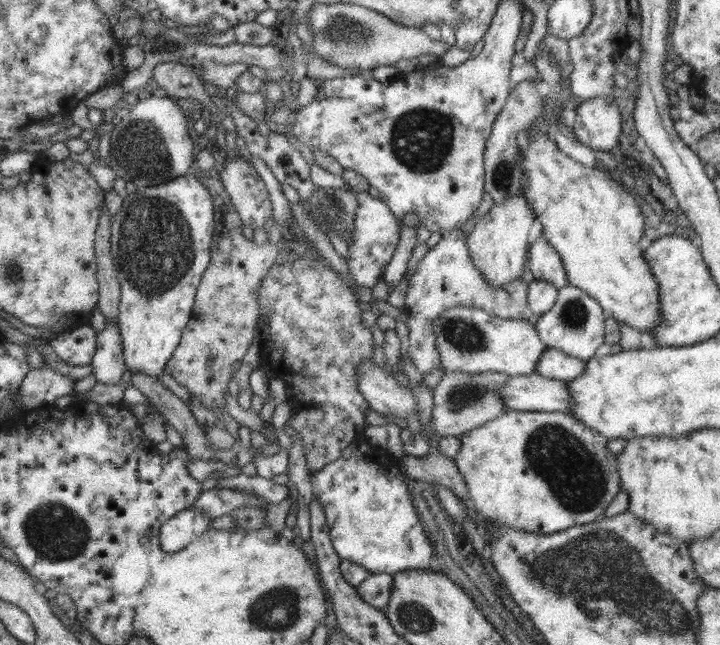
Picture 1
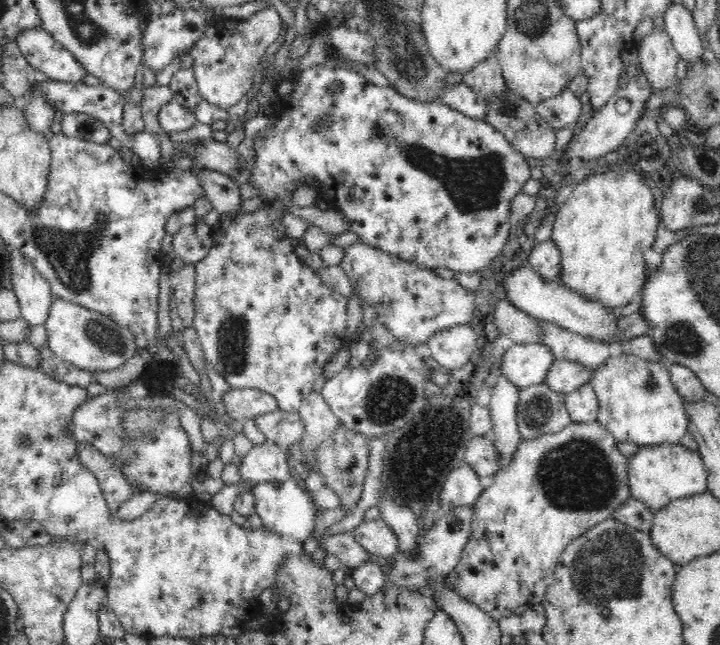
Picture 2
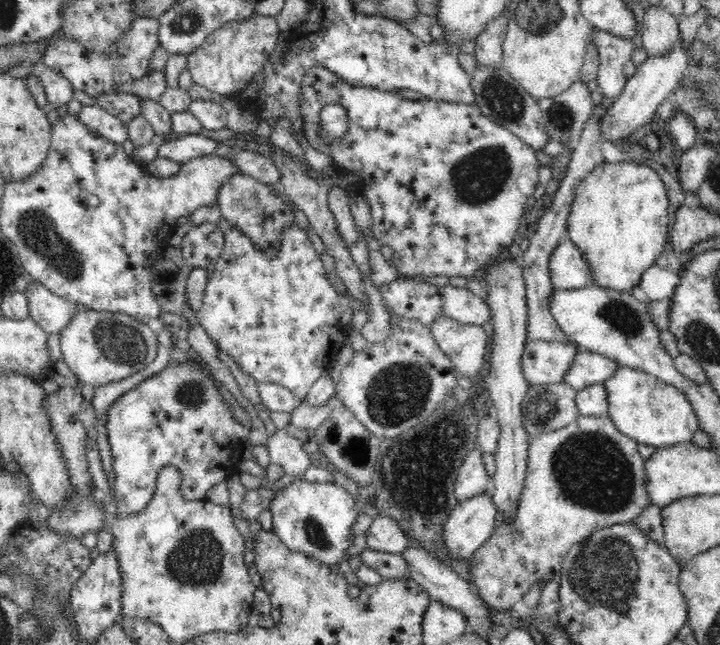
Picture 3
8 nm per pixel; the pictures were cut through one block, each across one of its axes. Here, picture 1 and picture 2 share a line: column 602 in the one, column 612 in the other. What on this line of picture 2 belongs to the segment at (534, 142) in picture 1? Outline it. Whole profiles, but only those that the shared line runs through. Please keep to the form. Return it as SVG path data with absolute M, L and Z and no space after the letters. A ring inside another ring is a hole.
M603 168L571 188L568 195L555 212L551 235L561 256L559 282L580 296L619 310L633 302L636 292L647 282L647 264L643 252L644 249L650 249L656 240L659 220L654 193L646 178L640 178L636 172L608 172L608 168Z

